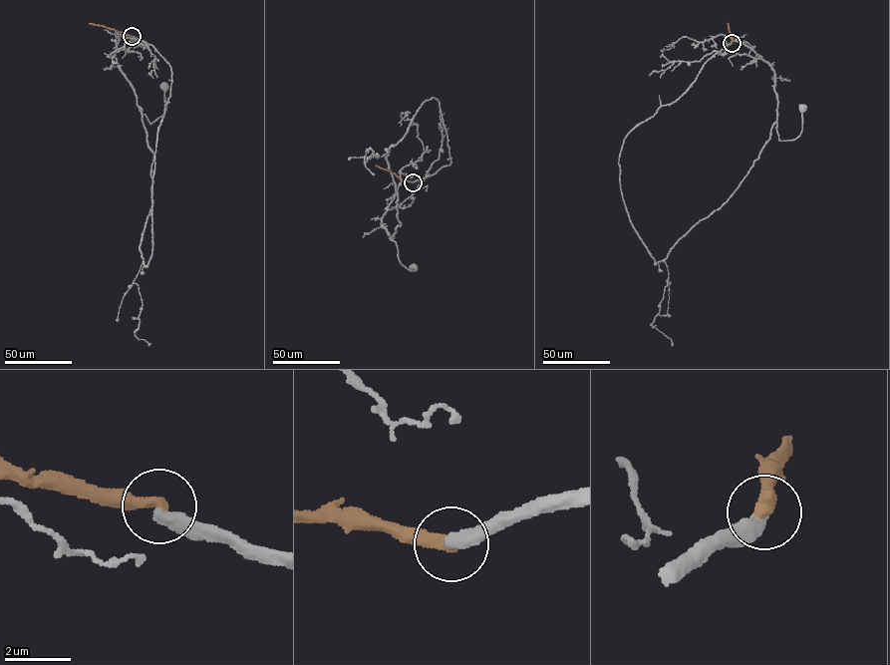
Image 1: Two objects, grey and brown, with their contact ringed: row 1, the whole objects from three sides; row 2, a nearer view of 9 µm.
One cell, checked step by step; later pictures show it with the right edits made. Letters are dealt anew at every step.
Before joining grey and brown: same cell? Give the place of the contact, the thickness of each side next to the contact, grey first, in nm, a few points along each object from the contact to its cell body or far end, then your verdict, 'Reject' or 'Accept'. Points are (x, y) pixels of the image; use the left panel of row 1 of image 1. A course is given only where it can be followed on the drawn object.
Place: (132, 36). Thickness 440 nm (grey) against 400 nm. Course of grey: (132, 36), (148, 47), (133, 45), (115, 56), (150, 124), (166, 110), (164, 87). Course of brown: (132, 36), (89, 23). Accept

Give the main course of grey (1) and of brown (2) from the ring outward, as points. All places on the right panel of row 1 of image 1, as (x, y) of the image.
1: (732, 43), (719, 54), (746, 54), (760, 59), (772, 69), (779, 140), (793, 140), (800, 135), (803, 109)
2: (732, 43), (728, 23)

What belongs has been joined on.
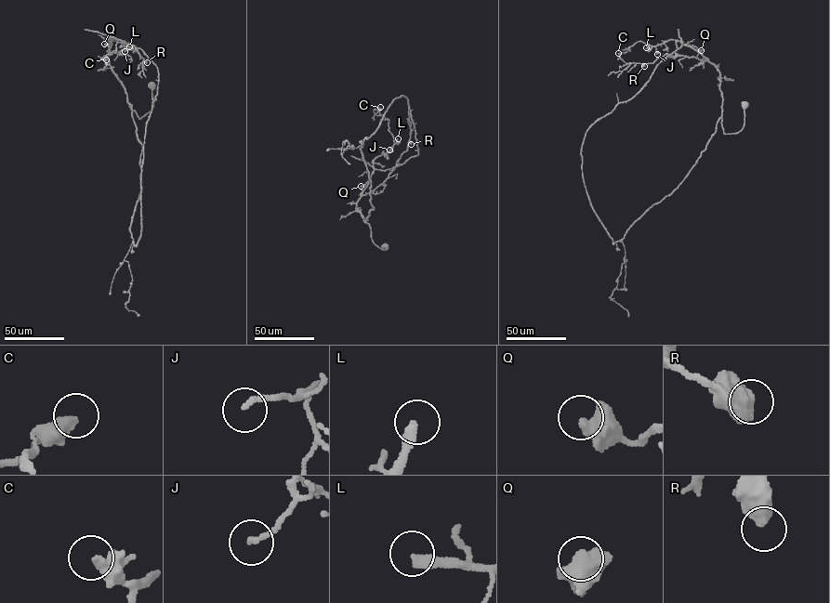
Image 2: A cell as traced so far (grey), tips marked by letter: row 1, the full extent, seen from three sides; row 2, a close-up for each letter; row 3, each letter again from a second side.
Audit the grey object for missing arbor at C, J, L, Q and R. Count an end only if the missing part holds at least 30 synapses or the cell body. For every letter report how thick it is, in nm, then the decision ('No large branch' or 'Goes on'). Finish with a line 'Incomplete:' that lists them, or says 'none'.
C: Thickness 400 nm. No large branch
J: Thickness 180 nm. No large branch
L: Thickness 360 nm. Goes on
Q: Thickness 400 nm. No large branch
R: Thickness 600 nm. No large branch
Incomplete: L

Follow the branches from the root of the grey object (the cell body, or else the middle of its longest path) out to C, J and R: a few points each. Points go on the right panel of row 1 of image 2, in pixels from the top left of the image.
C: (744, 105), (743, 127), (724, 133), (718, 71), (678, 41), (653, 45), (638, 41), (618, 53)
J: (744, 105), (743, 127), (736, 133), (724, 133), (718, 71), (695, 49), (677, 40), (657, 45), (657, 54)
R: (744, 105), (743, 127), (736, 133), (725, 134), (720, 76), (713, 64), (694, 57), (666, 54), (644, 66)

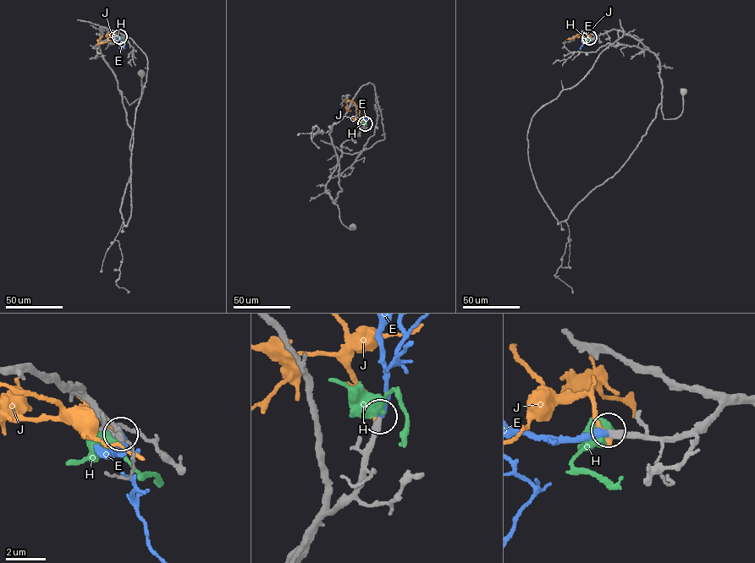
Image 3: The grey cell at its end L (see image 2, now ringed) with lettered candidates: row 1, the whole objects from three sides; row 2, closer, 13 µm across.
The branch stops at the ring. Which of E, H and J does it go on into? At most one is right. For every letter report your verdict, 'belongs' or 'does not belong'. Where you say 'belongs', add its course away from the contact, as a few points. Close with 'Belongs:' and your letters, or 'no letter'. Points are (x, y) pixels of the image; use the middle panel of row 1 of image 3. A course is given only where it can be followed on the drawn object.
E: belongs
H: does not belong
J: does not belong
Belongs: E

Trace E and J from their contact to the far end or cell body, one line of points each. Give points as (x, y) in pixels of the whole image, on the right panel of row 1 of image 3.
E: (589, 37), (582, 38), (584, 41), (580, 49)
J: (589, 37), (581, 32), (569, 39), (580, 34)

